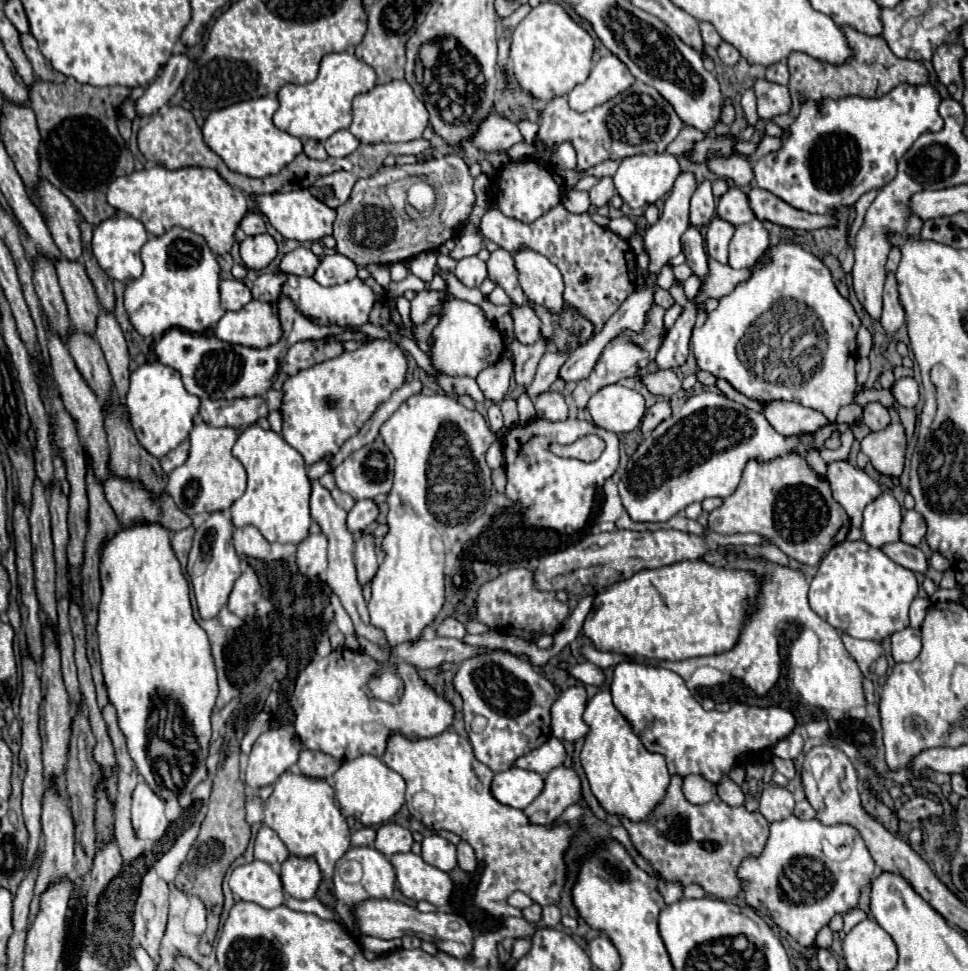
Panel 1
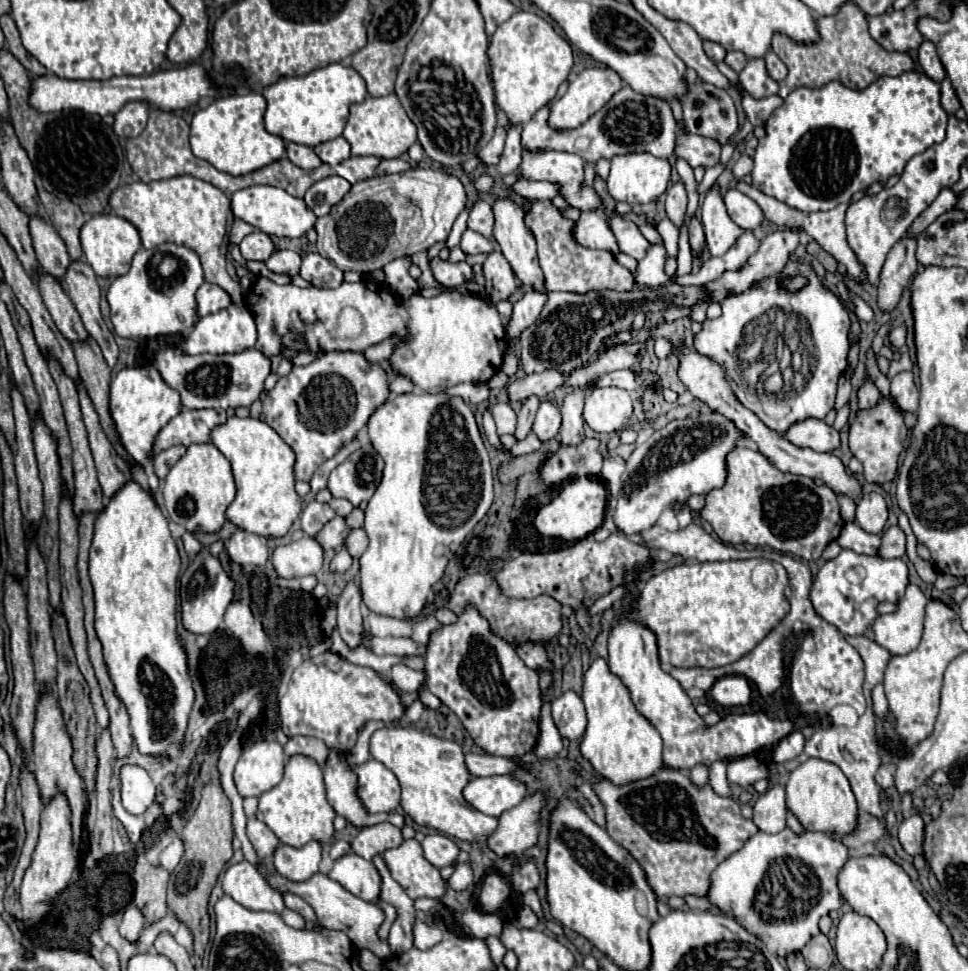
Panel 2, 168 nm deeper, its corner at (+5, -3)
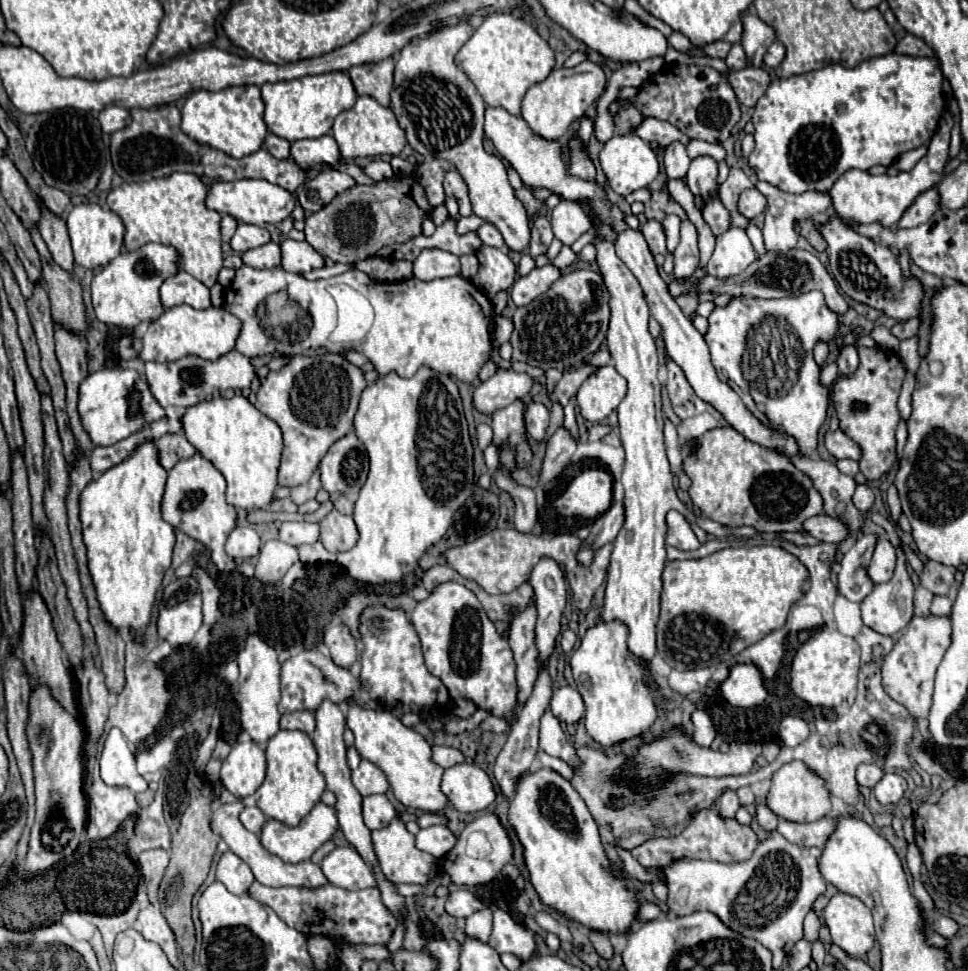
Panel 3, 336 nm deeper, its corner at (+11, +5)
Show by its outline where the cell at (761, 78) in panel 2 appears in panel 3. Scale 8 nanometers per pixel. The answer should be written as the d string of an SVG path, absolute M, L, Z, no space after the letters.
M746 13L742 17L744 21L744 37L742 37L742 47L744 47L744 53L746 53L746 59L748 59L748 65L750 67L764 67L762 63L762 57L768 49L768 45L776 39L774 37L774 31L770 25L762 23L756 15L752 13Z

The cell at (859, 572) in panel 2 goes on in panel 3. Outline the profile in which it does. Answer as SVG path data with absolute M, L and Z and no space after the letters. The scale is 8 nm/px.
M880 539L868 567L868 577L876 585L886 583L888 579L892 579L894 567L896 567L896 551L888 539Z

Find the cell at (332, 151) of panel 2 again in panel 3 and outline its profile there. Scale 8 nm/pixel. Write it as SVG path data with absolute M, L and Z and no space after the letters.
M322 135L318 139L300 139L292 143L290 149L292 161L296 161L300 167L310 167L310 165L320 165L320 163L334 163L342 159L340 149L336 139L332 135Z

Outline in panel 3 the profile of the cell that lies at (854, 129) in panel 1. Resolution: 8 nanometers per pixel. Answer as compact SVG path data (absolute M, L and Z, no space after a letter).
M898 53L874 57L852 69L826 65L818 71L774 79L754 107L756 149L748 157L748 165L760 181L794 195L804 191L830 191L832 183L850 169L866 171L874 165L890 167L900 155L932 139L940 113L944 111L942 79L936 57L906 57Z

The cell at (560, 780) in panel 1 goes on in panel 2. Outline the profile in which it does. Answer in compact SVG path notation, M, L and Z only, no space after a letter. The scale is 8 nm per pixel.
M544 795L526 797L518 807L504 811L498 817L498 827L486 839L486 847L500 859L520 857L538 839L538 813L544 805Z

